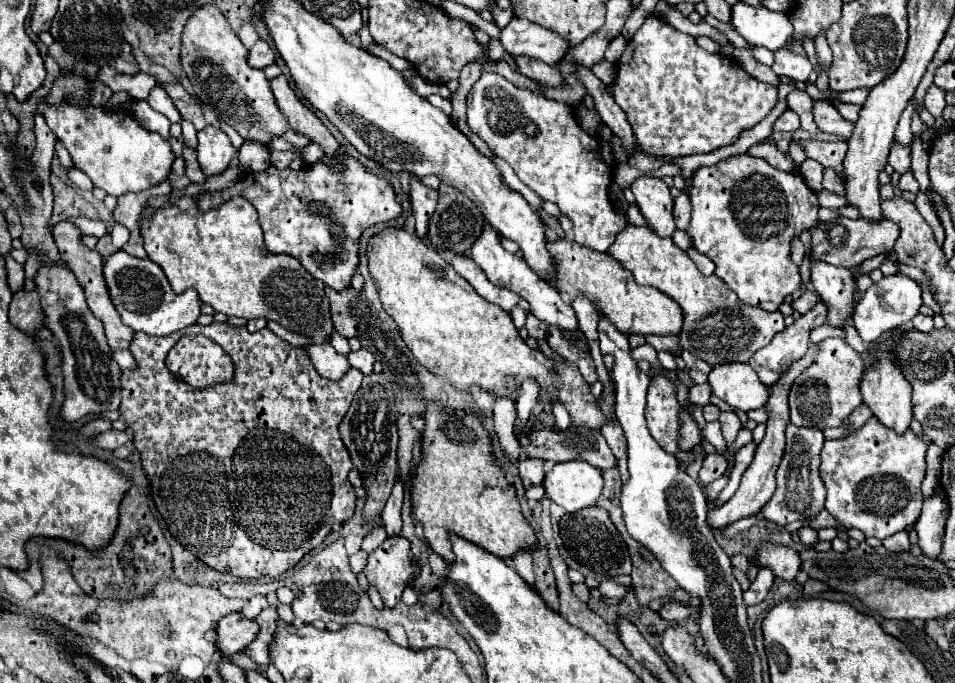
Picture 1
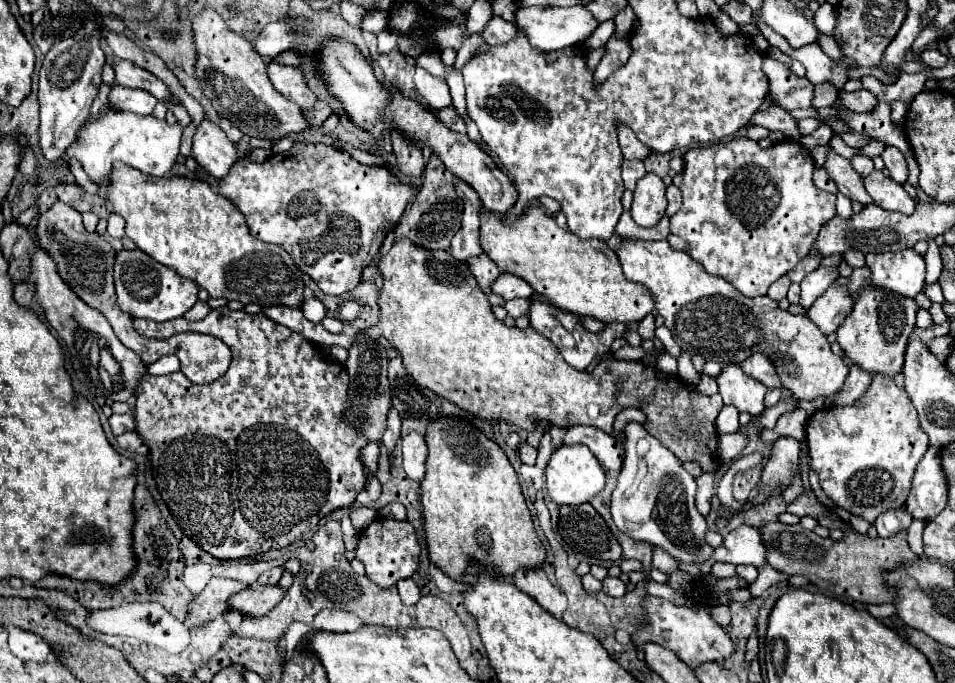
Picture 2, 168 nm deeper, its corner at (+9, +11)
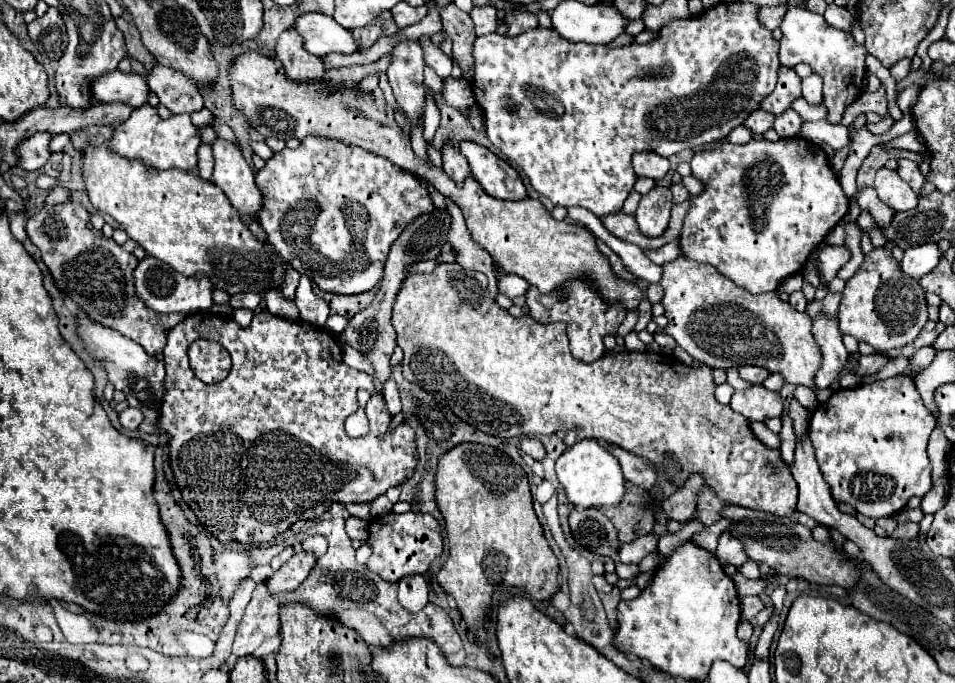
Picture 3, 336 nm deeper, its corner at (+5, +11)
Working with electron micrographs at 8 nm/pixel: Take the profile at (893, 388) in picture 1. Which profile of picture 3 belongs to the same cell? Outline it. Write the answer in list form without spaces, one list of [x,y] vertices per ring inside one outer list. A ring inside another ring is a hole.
[[[886,248],[866,254],[862,268],[846,282],[838,308],[838,328],[842,334],[854,336],[858,342],[870,344],[876,352],[888,352],[916,340],[928,322],[926,298],[920,284],[902,276],[898,262]]]

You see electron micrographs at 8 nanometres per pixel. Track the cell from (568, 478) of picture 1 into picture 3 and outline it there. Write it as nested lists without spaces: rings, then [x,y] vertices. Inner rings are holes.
[[[586,438],[576,442],[574,446],[566,448],[566,452],[556,460],[556,476],[562,488],[566,490],[568,500],[576,508],[598,508],[598,506],[612,506],[622,500],[624,496],[624,476],[620,472],[618,460],[606,452],[606,448],[594,440]]]

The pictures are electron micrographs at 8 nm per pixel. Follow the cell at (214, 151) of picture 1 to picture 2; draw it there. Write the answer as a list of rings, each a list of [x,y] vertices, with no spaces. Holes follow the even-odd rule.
[[[204,120],[194,136],[192,156],[216,180],[224,178],[238,160],[236,146],[226,138],[224,130],[210,120]]]

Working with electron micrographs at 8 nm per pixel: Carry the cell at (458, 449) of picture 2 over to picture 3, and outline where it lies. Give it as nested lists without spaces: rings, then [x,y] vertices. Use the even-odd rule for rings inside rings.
[[[456,444],[440,456],[436,472],[436,504],[446,522],[450,556],[438,572],[440,586],[456,600],[470,632],[484,626],[484,612],[496,586],[522,586],[532,600],[550,600],[558,590],[558,560],[550,550],[534,514],[526,472],[506,454],[484,444]]]

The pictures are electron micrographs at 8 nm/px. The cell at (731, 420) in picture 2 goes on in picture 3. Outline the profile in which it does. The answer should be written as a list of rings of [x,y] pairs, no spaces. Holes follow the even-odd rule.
[[[724,383],[722,385],[716,386],[715,396],[721,404],[729,405],[734,392],[734,388],[732,388],[729,384]]]

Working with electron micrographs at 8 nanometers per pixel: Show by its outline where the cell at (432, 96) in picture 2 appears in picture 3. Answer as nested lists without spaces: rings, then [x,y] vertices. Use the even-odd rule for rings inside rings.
[[[446,78],[444,80],[444,88],[442,88],[442,98],[446,100],[446,104],[454,106],[454,108],[462,108],[462,106],[472,106],[472,86],[466,78]]]

